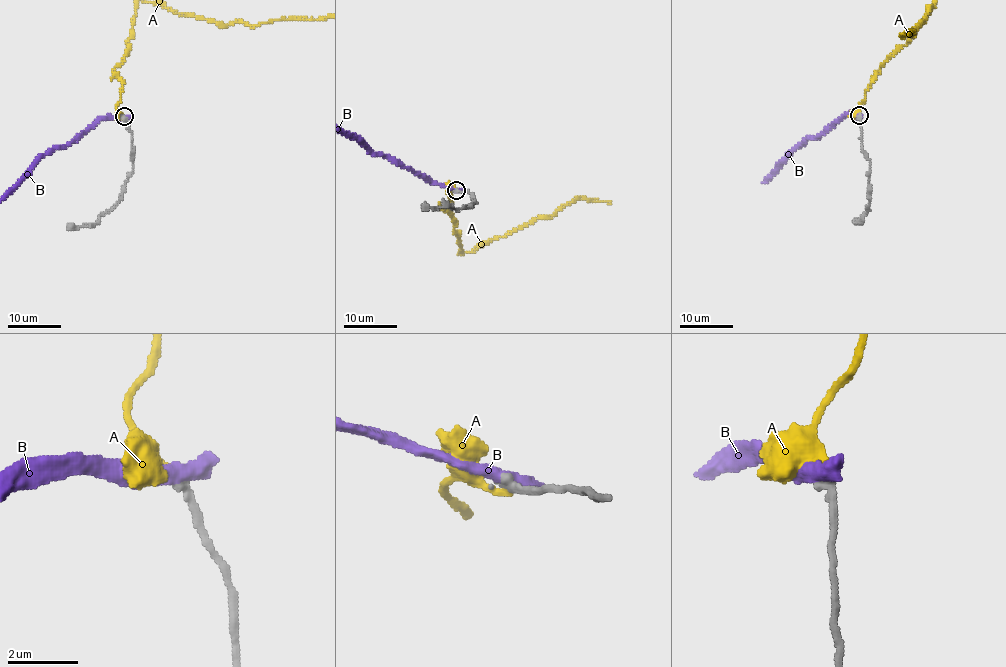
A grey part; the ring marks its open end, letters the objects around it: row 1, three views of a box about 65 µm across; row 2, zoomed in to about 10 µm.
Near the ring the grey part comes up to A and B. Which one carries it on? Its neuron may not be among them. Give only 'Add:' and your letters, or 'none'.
Add: none

